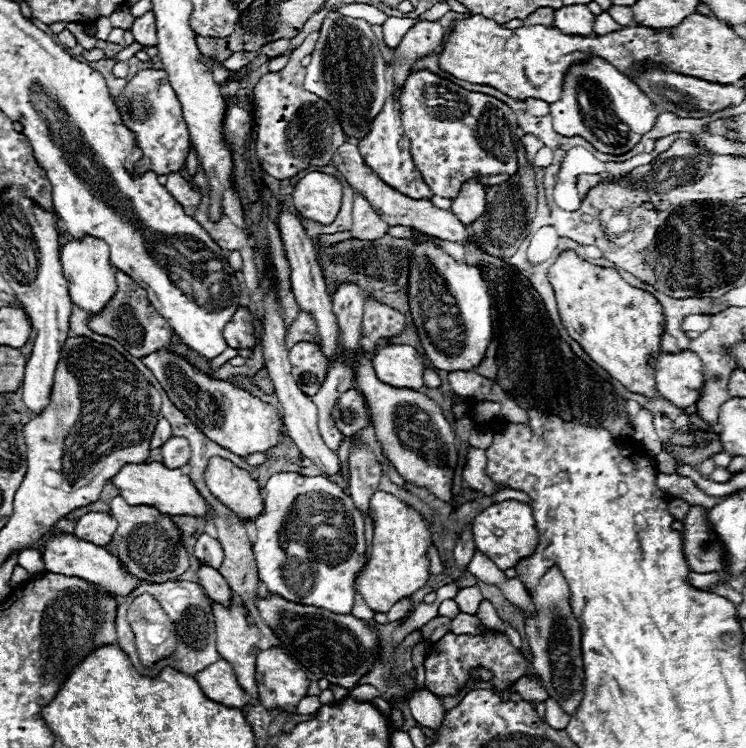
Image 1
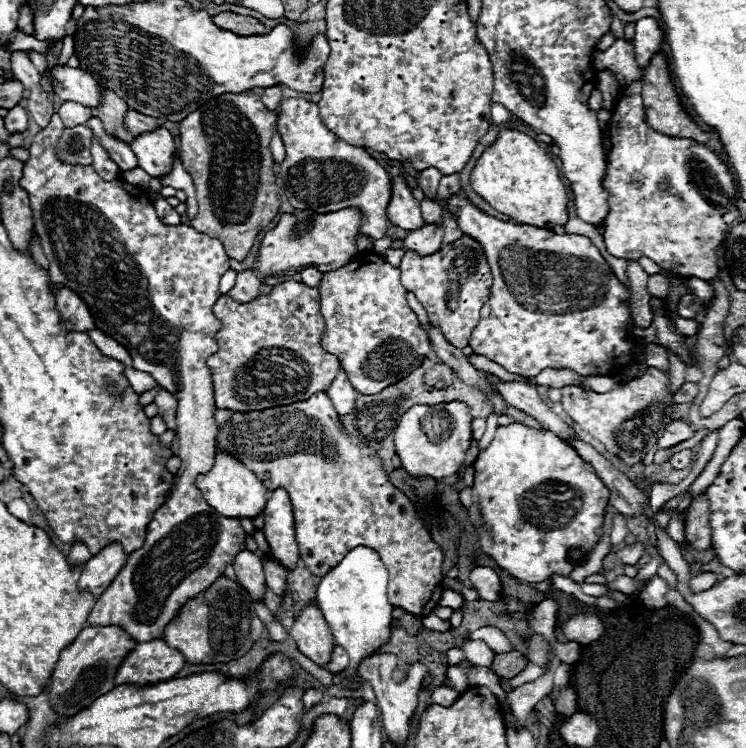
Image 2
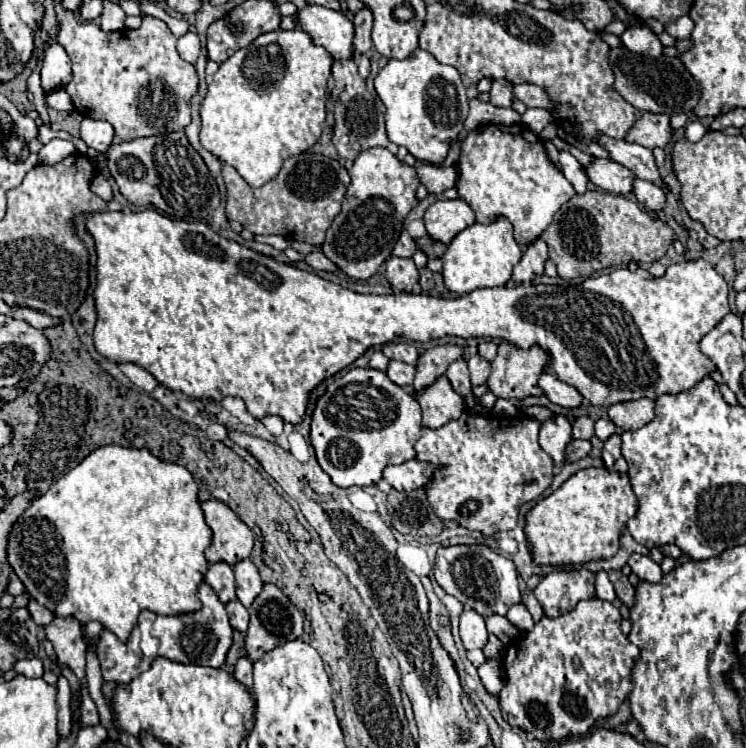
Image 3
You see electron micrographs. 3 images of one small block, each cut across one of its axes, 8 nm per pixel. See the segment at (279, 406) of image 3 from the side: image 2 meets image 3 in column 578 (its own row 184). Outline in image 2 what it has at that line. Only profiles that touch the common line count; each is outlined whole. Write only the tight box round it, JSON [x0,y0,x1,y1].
[278,98,392,238]

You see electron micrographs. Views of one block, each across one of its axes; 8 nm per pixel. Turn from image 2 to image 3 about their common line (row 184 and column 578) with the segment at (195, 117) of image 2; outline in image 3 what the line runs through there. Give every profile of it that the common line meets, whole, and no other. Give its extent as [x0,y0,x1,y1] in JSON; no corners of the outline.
[542,192,672,280]

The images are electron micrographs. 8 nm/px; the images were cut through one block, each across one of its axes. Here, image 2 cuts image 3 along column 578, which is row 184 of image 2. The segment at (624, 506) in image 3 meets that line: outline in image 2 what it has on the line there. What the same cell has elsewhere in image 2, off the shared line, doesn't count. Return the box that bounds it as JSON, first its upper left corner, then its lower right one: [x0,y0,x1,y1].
[470,126,568,228]

